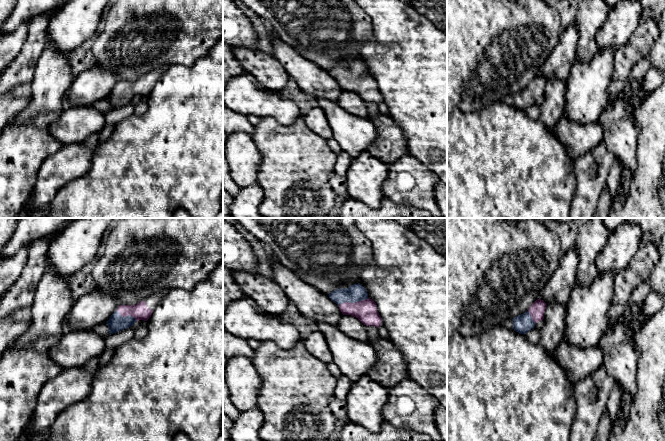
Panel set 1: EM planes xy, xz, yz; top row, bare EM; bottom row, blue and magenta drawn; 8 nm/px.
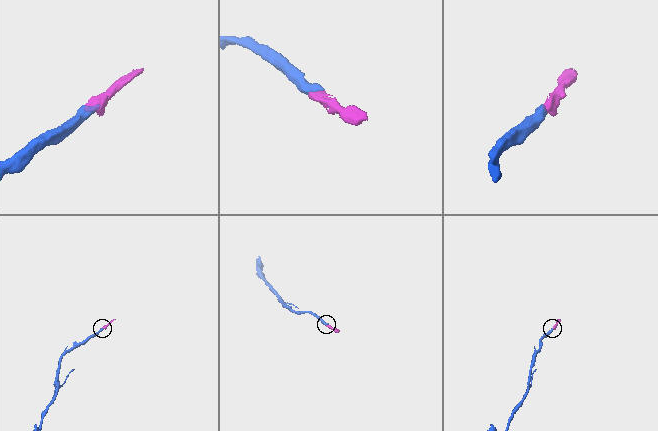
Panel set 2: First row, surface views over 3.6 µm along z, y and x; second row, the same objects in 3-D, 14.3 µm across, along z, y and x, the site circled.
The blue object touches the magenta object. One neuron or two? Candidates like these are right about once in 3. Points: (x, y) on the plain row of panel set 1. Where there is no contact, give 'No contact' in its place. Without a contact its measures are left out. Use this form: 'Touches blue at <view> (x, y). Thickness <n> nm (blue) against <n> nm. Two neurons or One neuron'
Touches blue at xz (353, 78). Thickness 140 nm (blue) against 180 nm. One neuron

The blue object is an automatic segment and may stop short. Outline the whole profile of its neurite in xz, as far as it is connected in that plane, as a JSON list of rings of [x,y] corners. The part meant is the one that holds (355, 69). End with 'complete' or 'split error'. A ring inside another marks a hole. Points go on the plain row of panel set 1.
[[[362,60],[336,65],[328,72],[339,82],[343,91],[354,92],[366,102],[381,102],[382,95],[377,87],[377,81],[368,73],[367,66]]]; split error

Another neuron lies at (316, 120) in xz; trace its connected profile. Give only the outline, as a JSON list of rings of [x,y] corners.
[[[319,107],[313,108],[304,116],[304,122],[310,130],[322,138],[329,140],[332,137],[332,130],[327,121],[325,113]]]

